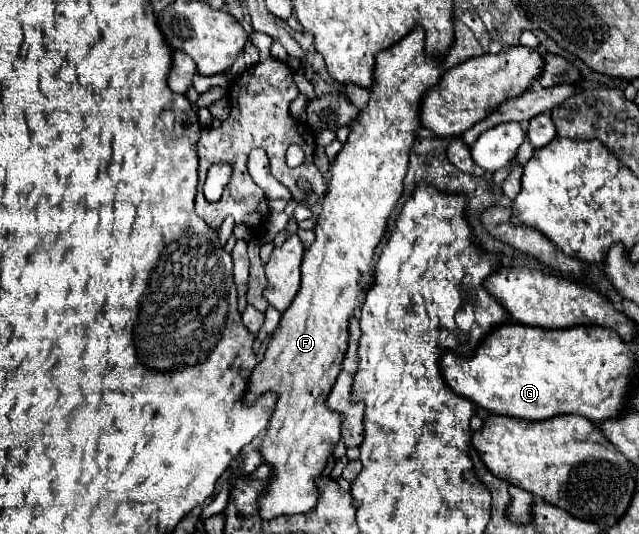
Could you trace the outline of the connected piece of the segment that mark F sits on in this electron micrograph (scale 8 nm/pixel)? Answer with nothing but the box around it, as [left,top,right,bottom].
[243,26,441,518]

